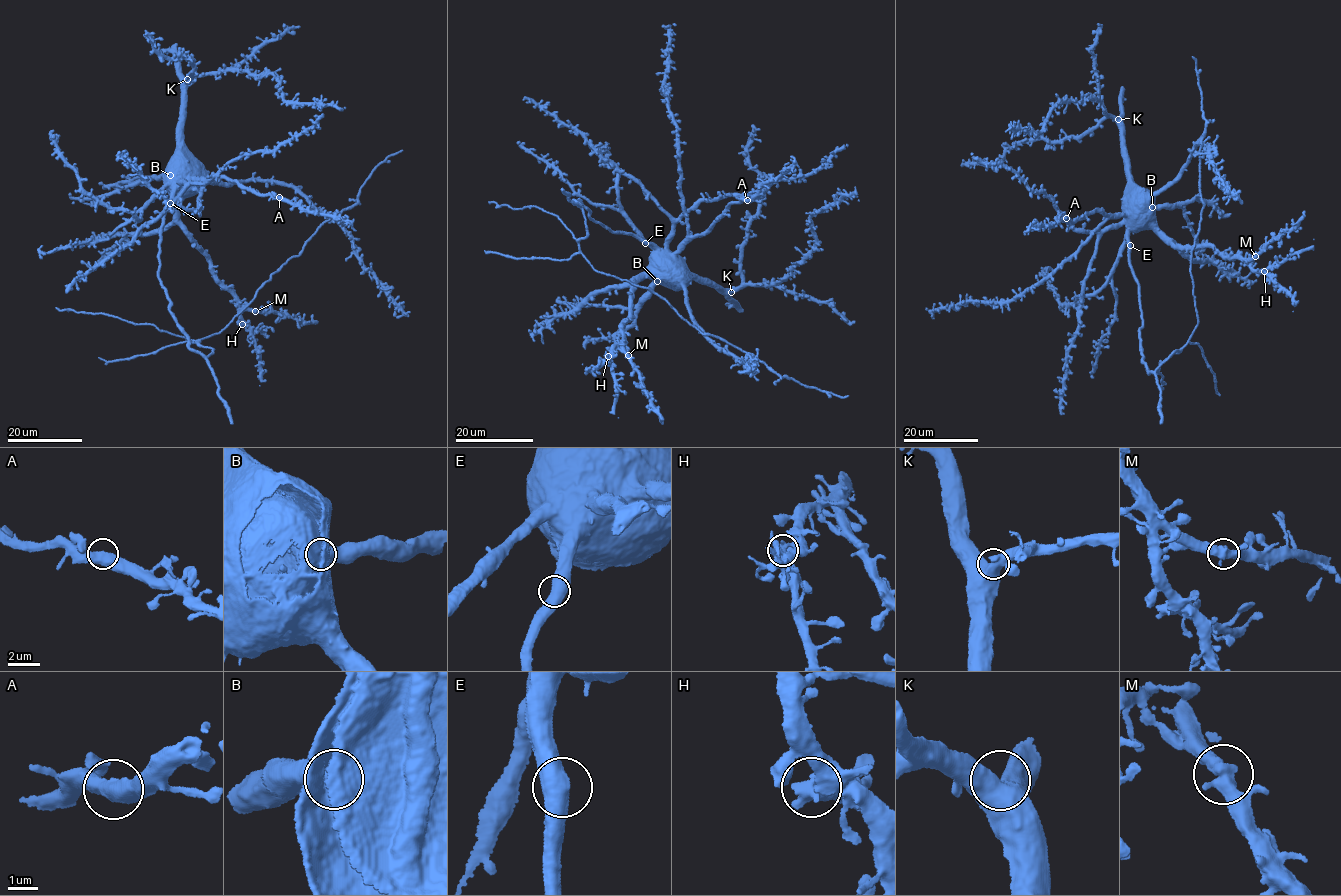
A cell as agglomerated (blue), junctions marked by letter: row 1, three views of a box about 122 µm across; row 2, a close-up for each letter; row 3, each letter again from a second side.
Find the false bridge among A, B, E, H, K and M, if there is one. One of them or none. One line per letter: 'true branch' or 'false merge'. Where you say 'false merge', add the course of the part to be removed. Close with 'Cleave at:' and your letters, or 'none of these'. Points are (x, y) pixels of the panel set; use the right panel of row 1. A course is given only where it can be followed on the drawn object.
A: true branch
B: true branch
E: true branch
H: false merge; foreign part runs (1264, 271), (1311, 247), (1314, 239)
K: true branch
M: true branch
Cleave at: H

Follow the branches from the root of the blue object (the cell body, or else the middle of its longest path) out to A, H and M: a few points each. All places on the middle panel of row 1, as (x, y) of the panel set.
A: (668, 259), (692, 238), (709, 232), (729, 205), (747, 200)
H: (668, 259), (655, 264), (633, 284), (630, 314), (622, 325), (622, 339), (608, 356)
M: (668, 259), (655, 264), (633, 284), (630, 314), (622, 325), (622, 345), (627, 356)

